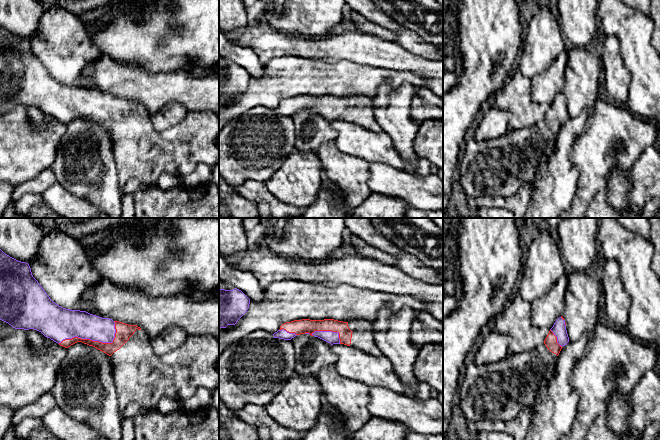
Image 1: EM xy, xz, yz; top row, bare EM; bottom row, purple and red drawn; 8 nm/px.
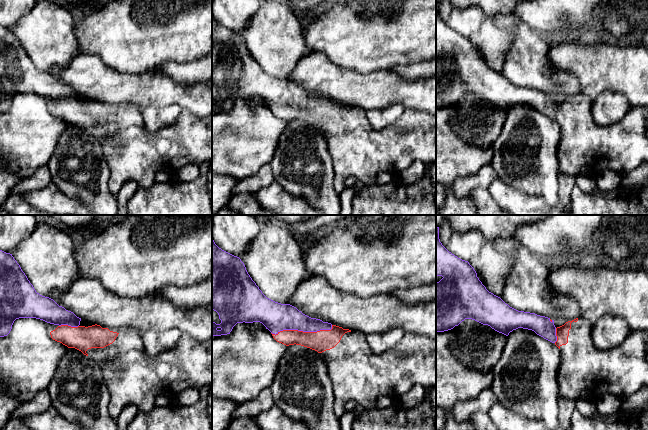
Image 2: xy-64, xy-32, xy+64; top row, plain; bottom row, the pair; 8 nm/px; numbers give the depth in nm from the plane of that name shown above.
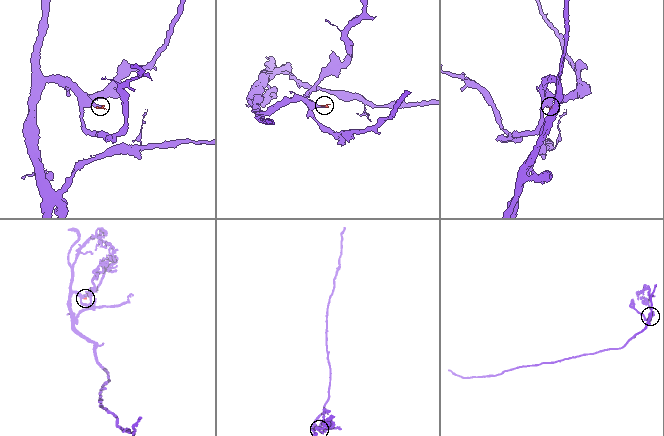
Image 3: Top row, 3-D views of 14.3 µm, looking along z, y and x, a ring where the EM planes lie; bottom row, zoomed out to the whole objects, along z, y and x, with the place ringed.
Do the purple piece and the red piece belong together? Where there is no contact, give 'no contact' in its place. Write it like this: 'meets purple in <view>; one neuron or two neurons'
meets purple in xy; one neuron

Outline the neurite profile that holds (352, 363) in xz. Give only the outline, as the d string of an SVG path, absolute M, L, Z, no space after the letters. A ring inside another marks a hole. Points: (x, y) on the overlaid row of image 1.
M333 344L331 349L338 357L335 366L341 376L369 387L387 388L406 395L392 363L384 355L376 357L344 344Z

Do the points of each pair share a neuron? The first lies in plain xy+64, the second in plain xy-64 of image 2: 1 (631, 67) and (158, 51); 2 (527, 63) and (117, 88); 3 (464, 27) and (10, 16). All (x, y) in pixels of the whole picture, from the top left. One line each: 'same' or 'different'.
1: different
2: different
3: same

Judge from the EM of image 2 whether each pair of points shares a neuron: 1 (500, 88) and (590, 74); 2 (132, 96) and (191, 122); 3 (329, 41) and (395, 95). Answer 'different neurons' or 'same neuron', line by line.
1: different neurons
2: different neurons
3: different neurons

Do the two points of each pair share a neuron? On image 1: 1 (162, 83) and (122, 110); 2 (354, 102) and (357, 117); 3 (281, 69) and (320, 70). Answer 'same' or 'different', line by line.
1: different
2: same
3: same

